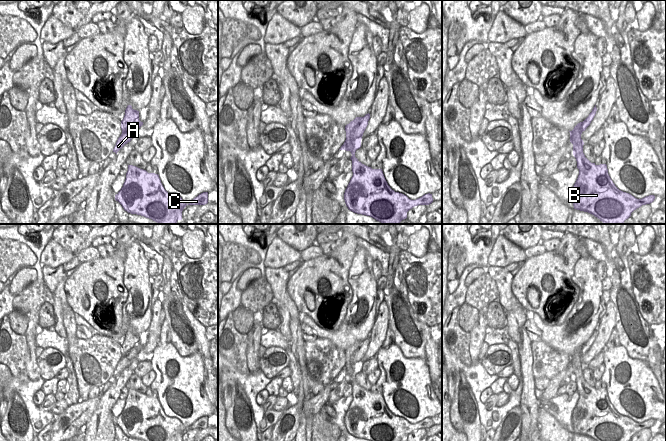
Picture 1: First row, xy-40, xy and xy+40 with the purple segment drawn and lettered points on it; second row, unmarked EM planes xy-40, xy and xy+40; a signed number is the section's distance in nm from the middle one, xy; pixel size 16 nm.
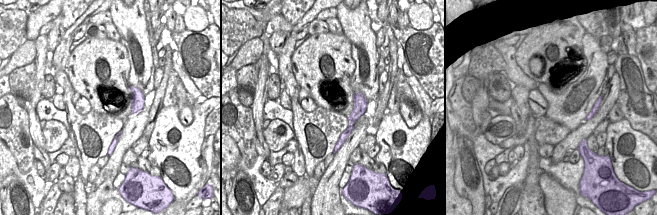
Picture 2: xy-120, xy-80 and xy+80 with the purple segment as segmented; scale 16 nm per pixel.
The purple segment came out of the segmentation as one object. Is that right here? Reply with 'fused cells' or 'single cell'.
fused cells

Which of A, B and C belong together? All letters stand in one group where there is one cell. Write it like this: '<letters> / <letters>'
A / B C

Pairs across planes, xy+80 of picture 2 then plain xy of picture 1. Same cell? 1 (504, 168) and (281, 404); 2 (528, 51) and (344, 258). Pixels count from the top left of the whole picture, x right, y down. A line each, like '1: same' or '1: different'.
1: same
2: same

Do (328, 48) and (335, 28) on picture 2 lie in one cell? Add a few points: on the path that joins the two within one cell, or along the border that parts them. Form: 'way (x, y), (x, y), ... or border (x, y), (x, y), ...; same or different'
border (329, 31), (335, 34), (342, 34); different

